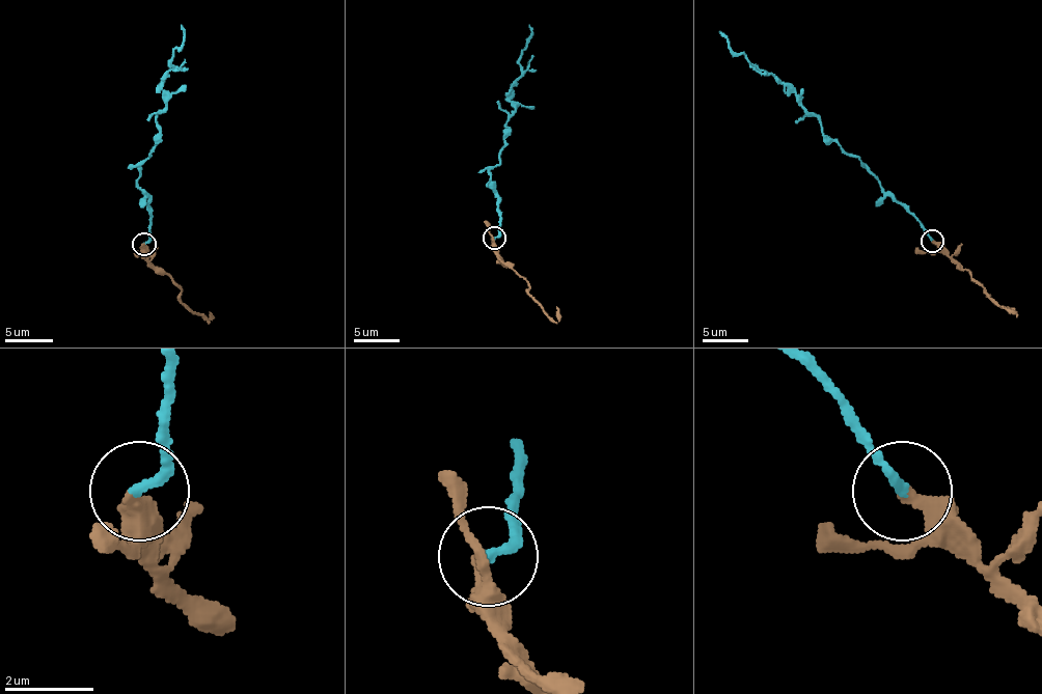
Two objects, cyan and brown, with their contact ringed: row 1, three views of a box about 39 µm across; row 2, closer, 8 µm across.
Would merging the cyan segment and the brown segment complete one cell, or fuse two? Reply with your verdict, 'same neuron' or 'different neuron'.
same neuron

